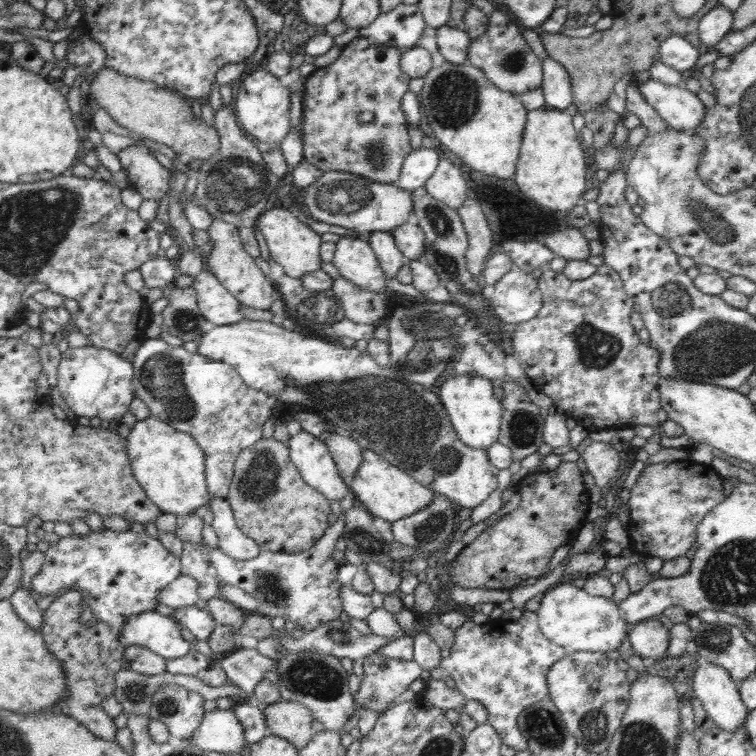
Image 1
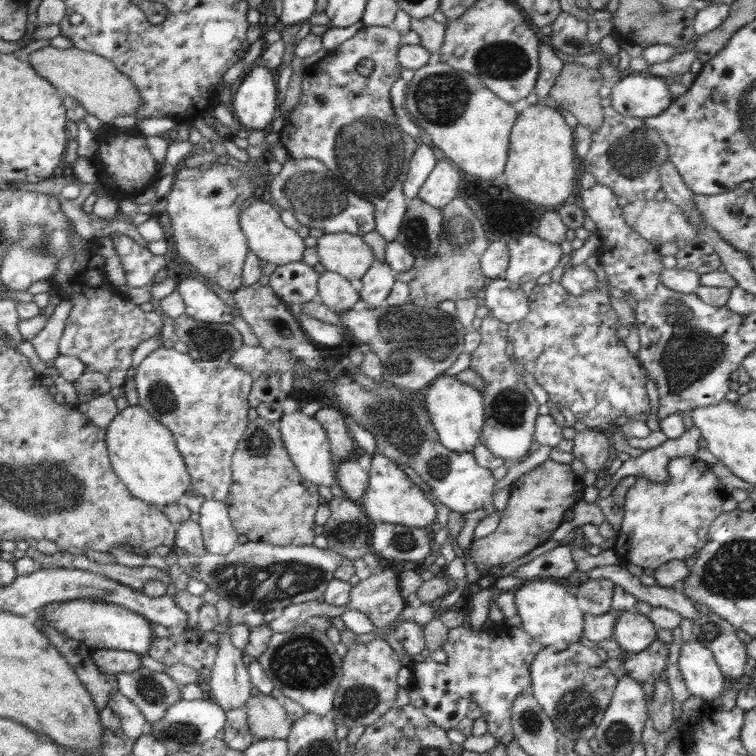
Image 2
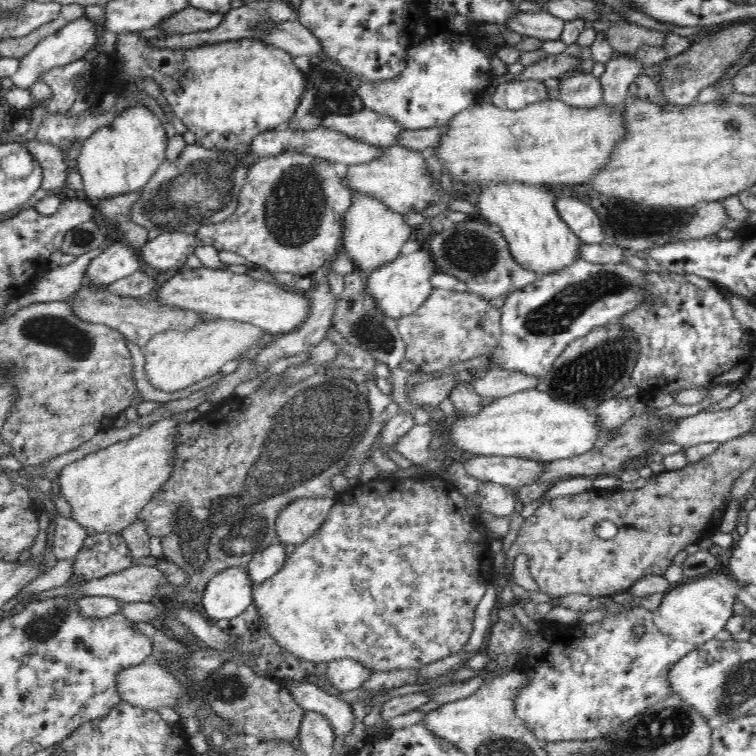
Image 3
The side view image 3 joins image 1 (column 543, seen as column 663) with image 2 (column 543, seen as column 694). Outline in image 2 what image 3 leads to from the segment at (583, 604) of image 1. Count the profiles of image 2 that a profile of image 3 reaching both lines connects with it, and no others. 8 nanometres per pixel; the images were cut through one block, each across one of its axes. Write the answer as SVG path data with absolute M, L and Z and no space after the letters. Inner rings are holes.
M541 579L530 580L514 590L514 603L524 631L542 645L558 643L578 644L584 637L584 616L578 607L574 591L559 581Z

